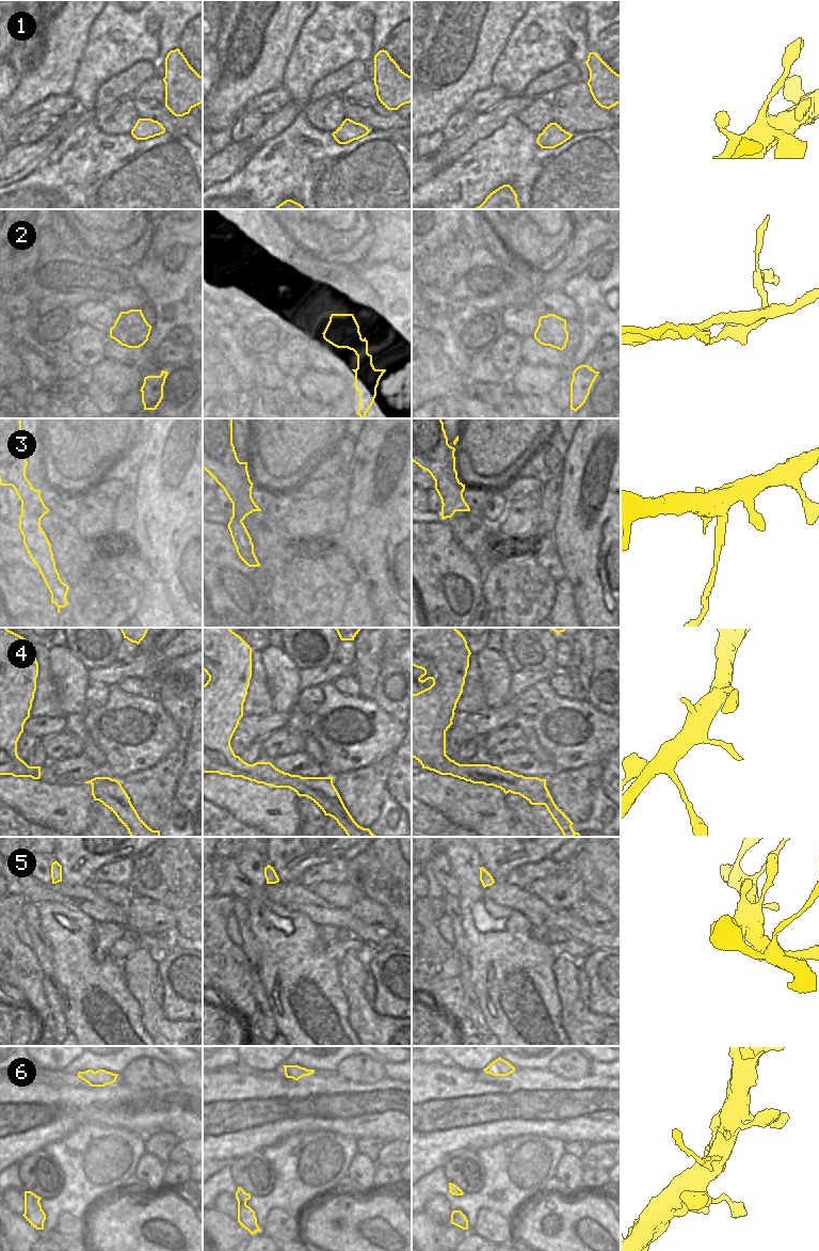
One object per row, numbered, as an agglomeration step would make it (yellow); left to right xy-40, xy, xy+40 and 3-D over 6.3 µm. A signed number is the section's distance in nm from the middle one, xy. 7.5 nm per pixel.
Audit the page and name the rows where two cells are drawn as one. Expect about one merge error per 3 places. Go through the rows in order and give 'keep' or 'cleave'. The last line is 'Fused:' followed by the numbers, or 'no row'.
1: keep
2: cleave
3: cleave
4: keep
5: keep
6: cleave
Fused: 2, 3, 6

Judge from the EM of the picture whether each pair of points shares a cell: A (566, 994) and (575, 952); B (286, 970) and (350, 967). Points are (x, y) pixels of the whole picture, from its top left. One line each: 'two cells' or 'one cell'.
A: two cells
B: two cells

